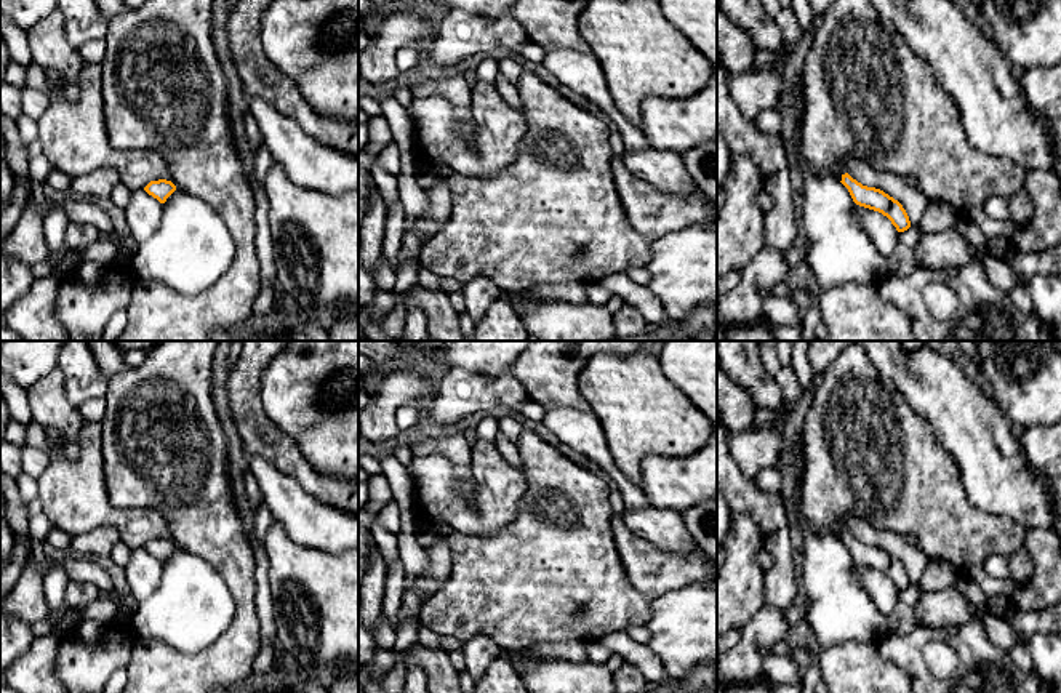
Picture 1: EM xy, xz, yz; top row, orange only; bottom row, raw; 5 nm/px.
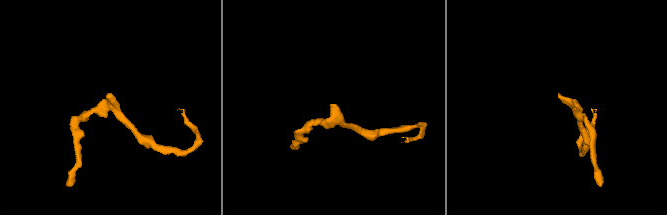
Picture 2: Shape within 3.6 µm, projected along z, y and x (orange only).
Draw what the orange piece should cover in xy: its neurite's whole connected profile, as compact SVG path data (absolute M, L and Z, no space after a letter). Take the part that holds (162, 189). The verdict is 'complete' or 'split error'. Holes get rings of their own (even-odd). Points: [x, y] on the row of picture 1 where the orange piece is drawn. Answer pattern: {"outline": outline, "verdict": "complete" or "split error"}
{"outline": "M158 179L158 181L150 181L144 190L157 198L160 203L165 203L166 198L176 190L176 186L171 181L166 179Z", "verdict": "complete"}

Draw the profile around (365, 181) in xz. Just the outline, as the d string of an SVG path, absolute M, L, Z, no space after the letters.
M358 162L358 229L366 213L368 198L370 198L373 184L374 182L373 182L370 170L362 166Z

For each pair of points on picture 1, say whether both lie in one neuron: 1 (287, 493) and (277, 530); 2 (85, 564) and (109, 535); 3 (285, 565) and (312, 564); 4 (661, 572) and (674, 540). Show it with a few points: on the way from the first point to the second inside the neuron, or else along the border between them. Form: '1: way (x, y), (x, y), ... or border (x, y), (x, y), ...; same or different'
1: border (276, 520), (296, 543), (309, 546); different
2: border (72, 552), (93, 559); different
3: way (292, 565), (306, 565); same
4: border (636, 535), (668, 551), (700, 552); different

